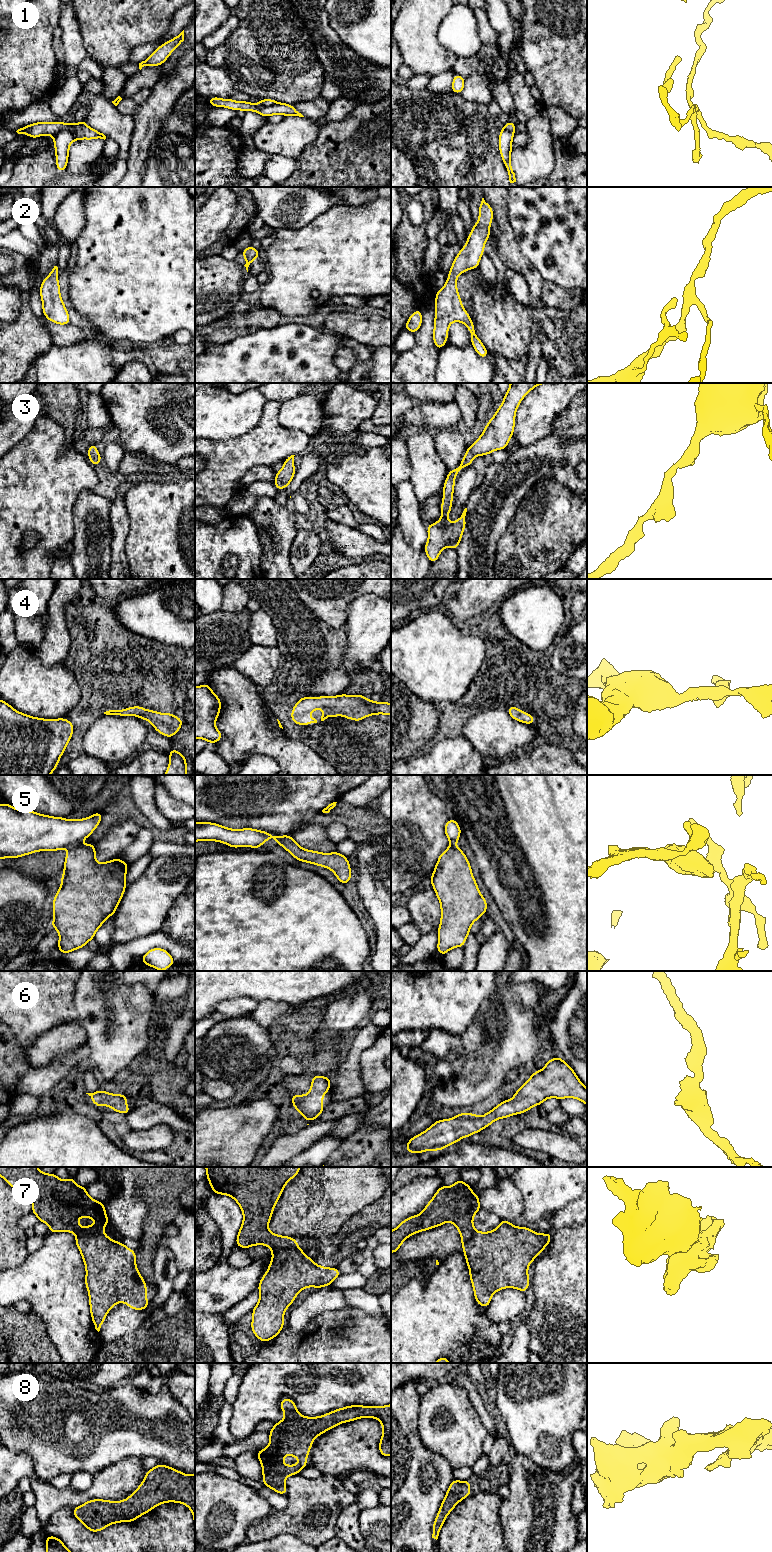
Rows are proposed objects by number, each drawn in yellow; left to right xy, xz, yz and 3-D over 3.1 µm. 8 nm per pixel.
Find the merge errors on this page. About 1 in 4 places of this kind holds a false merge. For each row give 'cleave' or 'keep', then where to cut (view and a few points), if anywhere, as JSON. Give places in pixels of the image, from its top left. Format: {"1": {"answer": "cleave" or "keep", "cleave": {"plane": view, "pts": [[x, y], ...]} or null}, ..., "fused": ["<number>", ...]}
{"1": {"answer": "cleave", "cleave": {"plane": "xy", "pts": [[54, 136], [60, 131], [70, 130], [76, 138]]}}, "2": {"answer": "keep", "cleave": null}, "3": {"answer": "keep", "cleave": null}, "4": {"answer": "keep", "cleave": null}, "5": {"answer": "cleave", "cleave": {"plane": "xy", "pts": [[78, 843], [70, 847]]}}, "6": {"answer": "keep", "cleave": null}, "7": {"answer": "cleave", "cleave": {"plane": "xy", "pts": [[102, 1230], [96, 1233], [79, 1233], [76, 1235]]}}, "8": {"answer": "keep", "cleave": null}, "fused": ["1", "5", "7"]}

